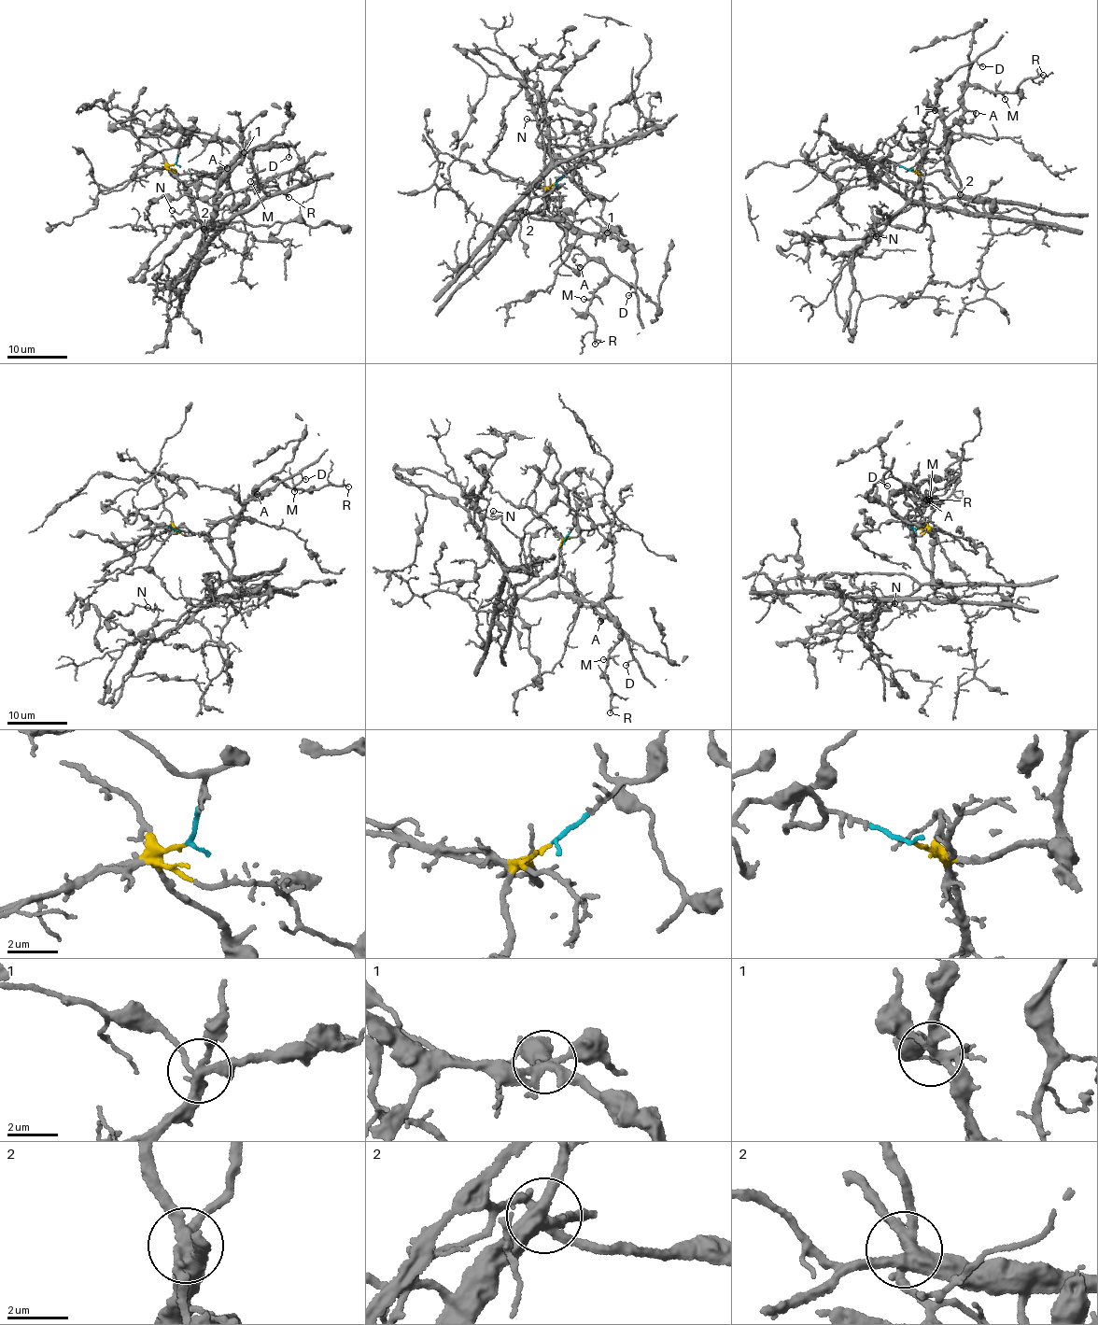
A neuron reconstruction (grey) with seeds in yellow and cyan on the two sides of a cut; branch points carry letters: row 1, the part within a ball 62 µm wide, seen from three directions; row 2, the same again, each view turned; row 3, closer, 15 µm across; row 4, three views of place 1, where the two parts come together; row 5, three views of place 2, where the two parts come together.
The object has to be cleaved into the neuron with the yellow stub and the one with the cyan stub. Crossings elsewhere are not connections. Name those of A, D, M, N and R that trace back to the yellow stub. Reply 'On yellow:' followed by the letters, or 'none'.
On yellow: A, M, N, R

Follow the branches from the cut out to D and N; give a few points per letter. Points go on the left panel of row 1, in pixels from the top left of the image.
D: (175, 164), (176, 148), (153, 133), (184, 128), (169, 127), (216, 135), (243, 152), (283, 144), (288, 157)
N: (174, 164), (168, 172), (184, 183), (204, 231), (216, 222), (194, 219), (190, 210), (179, 213), (173, 210)

